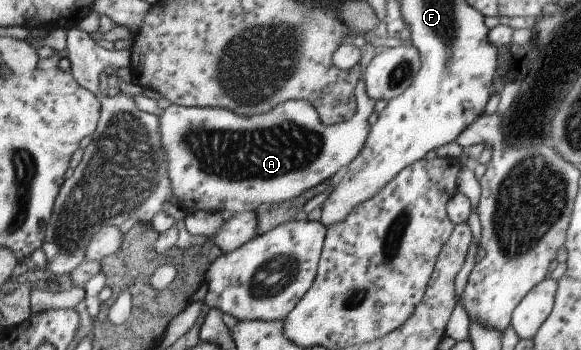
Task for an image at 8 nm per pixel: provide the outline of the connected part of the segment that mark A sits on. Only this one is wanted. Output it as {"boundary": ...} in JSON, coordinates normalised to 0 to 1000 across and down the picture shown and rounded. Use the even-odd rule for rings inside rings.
{"boundary":[[[623,229],[613,240],[611,260],[616,271],[614,320],[602,343],[571,357],[556,354],[546,311],[530,289],[518,283],[485,291],[485,297],[478,297],[475,309],[468,309],[465,320],[454,320],[454,326],[444,326],[444,331],[434,331],[434,337],[404,326],[386,309],[379,314],[379,309],[372,306],[324,309],[296,297],[289,309],[277,314],[275,326],[272,326],[275,411],[279,411],[279,423],[286,431],[286,486],[291,491],[291,529],[293,537],[296,537],[299,566],[306,571],[306,583],[310,583],[324,614],[344,600],[377,609],[382,600],[391,600],[401,611],[413,606],[441,606],[451,583],[484,583],[496,577],[496,571],[511,569],[527,543],[534,543],[534,537],[540,537],[540,531],[547,531],[547,526],[554,526],[554,520],[561,520],[565,511],[578,511],[602,471],[602,463],[618,446],[621,423],[627,423],[627,411],[630,411],[630,400],[639,371],[633,340],[637,337],[637,329],[644,323],[647,289],[633,274],[630,246]]]}

